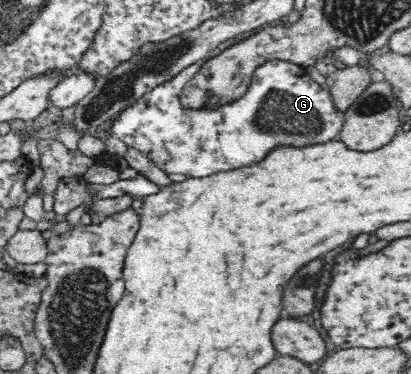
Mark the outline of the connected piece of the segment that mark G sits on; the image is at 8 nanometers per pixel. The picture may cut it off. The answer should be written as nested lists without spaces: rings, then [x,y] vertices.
[[[209,58],[195,61],[193,65],[183,68],[173,79],[156,85],[155,89],[138,99],[135,105],[124,109],[112,122],[115,137],[126,143],[127,147],[145,154],[167,176],[185,175],[187,178],[211,177],[219,171],[251,167],[251,163],[259,163],[279,146],[299,148],[339,140],[343,112],[335,107],[328,88],[324,84],[318,84],[304,66],[282,59],[269,59],[263,65],[255,67],[244,94],[226,106],[198,110],[183,107],[180,92],[184,84],[207,60]]]

